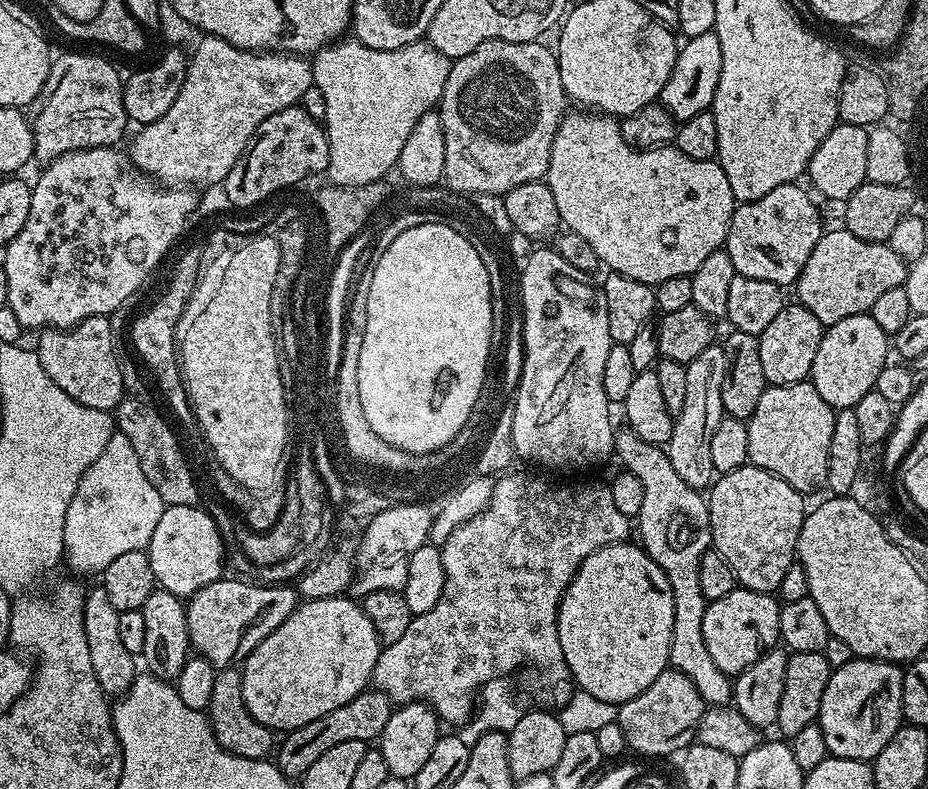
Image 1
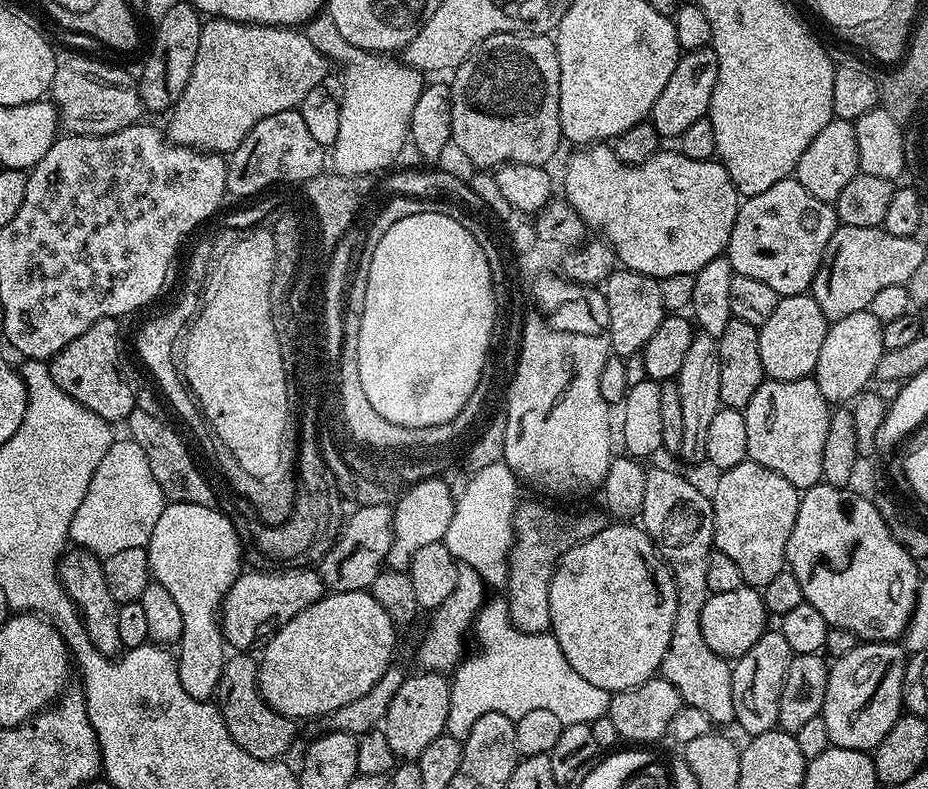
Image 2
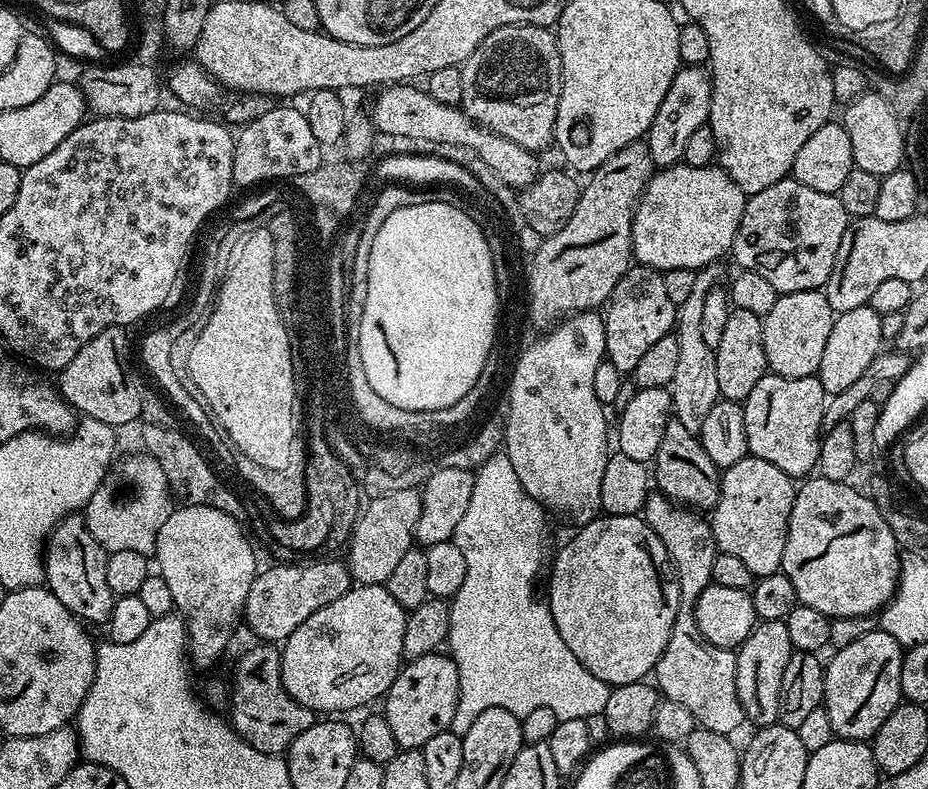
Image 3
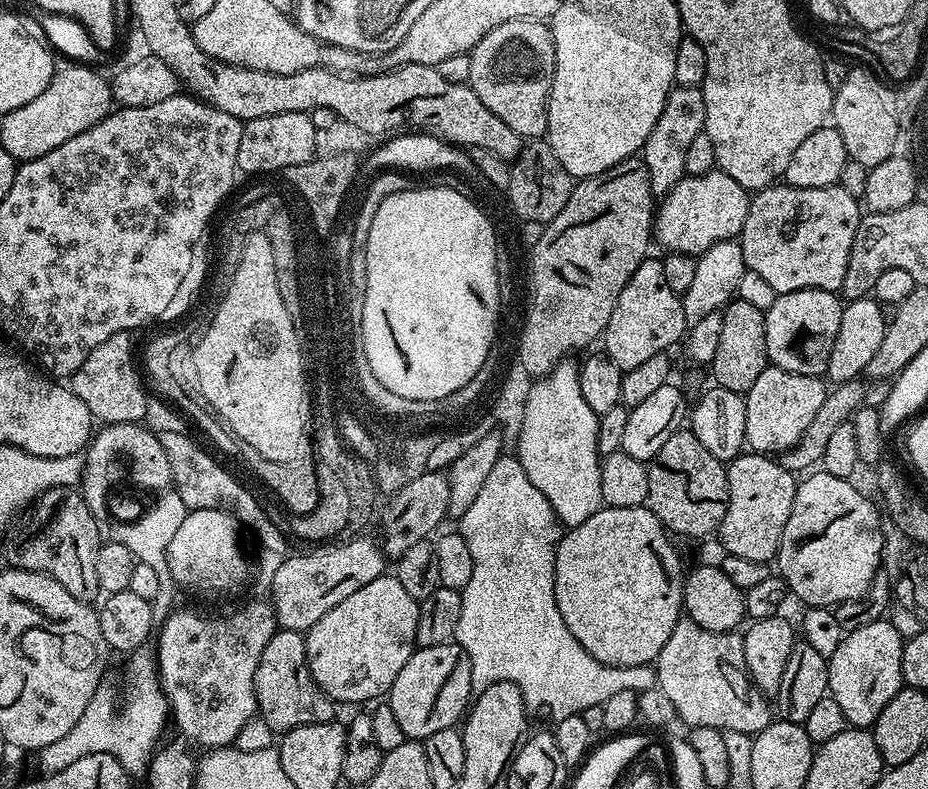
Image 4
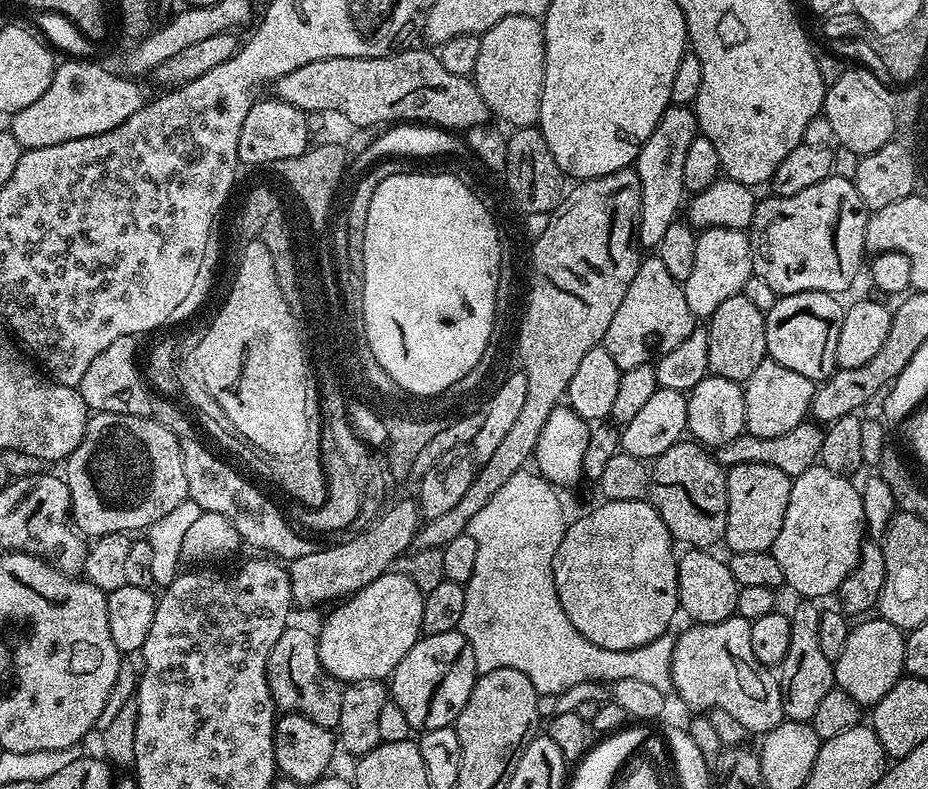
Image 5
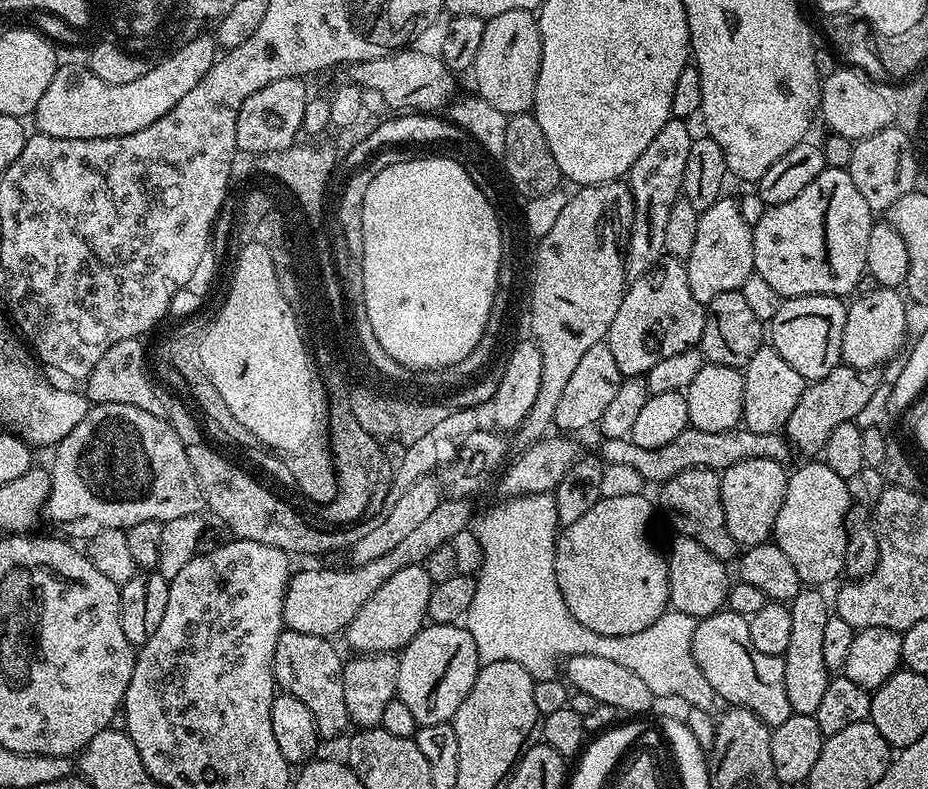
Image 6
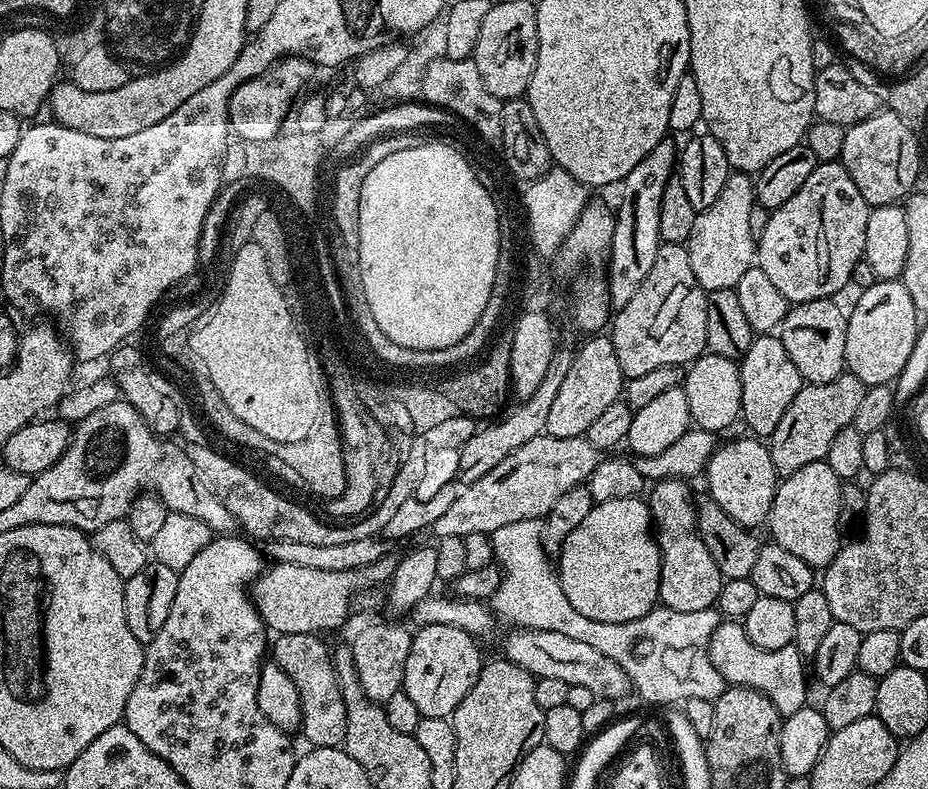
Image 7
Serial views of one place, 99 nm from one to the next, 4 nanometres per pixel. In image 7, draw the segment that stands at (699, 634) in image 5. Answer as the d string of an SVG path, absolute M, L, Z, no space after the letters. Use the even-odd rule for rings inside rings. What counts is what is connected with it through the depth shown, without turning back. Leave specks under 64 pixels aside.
M725 619L714 630L708 643L708 653L710 662L714 662L714 666L729 685L765 692L774 702L781 717L795 714L809 703L806 657L793 643L782 646L782 650L762 650L754 646L750 638L746 638L743 623Z

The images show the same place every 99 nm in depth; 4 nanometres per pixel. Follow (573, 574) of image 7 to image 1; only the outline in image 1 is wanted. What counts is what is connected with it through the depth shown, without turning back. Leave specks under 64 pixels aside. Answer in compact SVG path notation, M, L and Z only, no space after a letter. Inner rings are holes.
M636 542L594 550L577 570L558 610L558 638L575 687L617 706L642 694L669 667L673 630L670 582Z

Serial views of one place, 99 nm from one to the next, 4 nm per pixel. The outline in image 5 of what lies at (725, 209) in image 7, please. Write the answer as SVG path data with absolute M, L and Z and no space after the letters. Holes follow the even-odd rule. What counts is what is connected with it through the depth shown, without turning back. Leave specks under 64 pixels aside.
M705 228L697 235L696 249L694 250L694 271L690 278L682 281L686 294L686 306L690 306L693 317L707 318L726 302L726 298L734 298L743 293L746 282L753 276L752 255L750 254L750 242L747 231L739 228Z

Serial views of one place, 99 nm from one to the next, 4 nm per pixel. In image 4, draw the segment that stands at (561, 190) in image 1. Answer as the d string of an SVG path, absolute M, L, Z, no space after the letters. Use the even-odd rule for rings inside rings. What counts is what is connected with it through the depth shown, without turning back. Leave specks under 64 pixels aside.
M713 170L701 176L685 175L672 187L671 192L659 201L658 207L654 212L654 240L662 247L668 248L669 253L680 252L683 256L697 257L700 253L710 250L714 242L723 240L735 240L740 235L742 226L746 222L748 213L748 201L750 199L749 189L738 186L730 174Z

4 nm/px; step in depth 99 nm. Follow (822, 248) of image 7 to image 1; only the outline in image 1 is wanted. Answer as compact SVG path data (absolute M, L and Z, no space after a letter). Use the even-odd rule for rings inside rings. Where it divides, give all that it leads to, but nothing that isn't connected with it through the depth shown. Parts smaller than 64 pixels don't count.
M799 183L774 186L770 194L762 194L757 200L737 203L730 218L730 230L724 240L724 248L734 262L737 276L762 278L762 282L774 282L781 286L795 285L802 274L802 266L818 246L826 225L820 221L816 204L800 189Z

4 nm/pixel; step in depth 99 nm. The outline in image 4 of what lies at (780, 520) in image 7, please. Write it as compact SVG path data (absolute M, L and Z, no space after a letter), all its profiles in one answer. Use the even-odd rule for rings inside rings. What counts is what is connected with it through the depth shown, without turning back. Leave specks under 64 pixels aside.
M823 470L813 471L797 483L794 506L786 530L782 530L782 542L774 564L780 567L778 575L788 584L789 593L797 596L801 605L832 608L848 600L859 600L881 571L885 529L880 526L875 506L852 483L851 479L843 480Z

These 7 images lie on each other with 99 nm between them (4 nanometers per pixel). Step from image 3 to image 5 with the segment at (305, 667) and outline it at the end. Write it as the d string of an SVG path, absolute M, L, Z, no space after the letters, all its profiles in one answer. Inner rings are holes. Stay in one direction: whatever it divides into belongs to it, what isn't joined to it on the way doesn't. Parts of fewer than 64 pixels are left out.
M389 570L382 573L370 586L358 590L353 596L347 597L343 602L337 603L336 608L328 616L328 621L318 631L318 658L322 666L335 680L345 685L357 684L363 680L387 681L392 671L410 654L410 650L420 639L423 626L423 604L425 593L414 586L414 582L403 571Z

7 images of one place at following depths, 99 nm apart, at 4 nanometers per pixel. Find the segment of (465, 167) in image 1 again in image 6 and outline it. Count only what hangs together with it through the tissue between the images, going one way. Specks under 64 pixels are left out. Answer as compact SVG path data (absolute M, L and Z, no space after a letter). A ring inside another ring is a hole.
M506 10L506 14L491 17L484 25L482 46L478 50L471 75L476 75L475 91L494 110L502 110L507 117L527 113L536 102L536 83L542 62L540 21L532 12Z

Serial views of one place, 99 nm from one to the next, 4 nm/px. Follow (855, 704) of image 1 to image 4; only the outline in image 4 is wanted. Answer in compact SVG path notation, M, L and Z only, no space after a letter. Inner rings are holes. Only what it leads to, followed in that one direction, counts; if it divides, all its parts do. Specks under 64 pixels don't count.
M883 618L870 622L868 626L861 626L858 630L847 633L844 640L834 650L832 656L827 657L828 663L828 692L838 702L842 714L846 714L849 725L853 728L871 729L876 723L878 714L882 714L886 702L898 694L904 684L902 678L902 650L905 638L900 636L898 630L892 625L891 619Z

